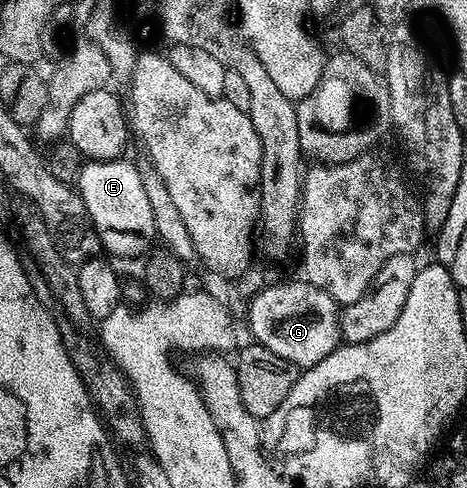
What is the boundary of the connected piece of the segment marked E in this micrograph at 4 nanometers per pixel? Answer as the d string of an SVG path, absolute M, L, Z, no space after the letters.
M126 158L117 160L90 160L83 163L76 183L79 194L88 206L94 228L102 239L102 247L111 257L145 257L158 240L156 222L152 218L152 206L144 192L144 185L137 167Z

